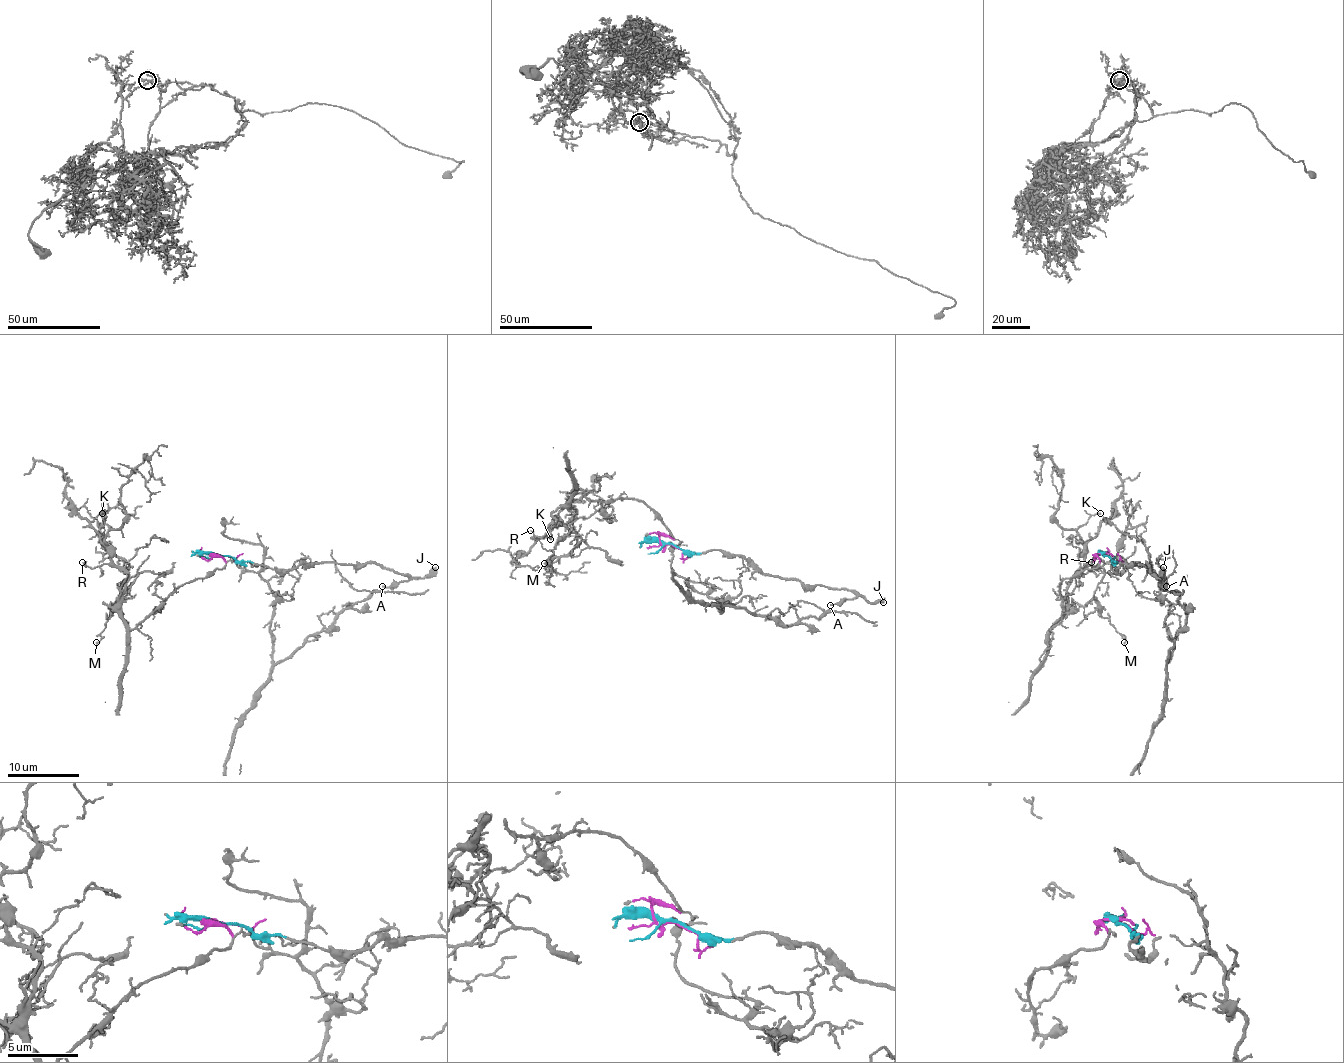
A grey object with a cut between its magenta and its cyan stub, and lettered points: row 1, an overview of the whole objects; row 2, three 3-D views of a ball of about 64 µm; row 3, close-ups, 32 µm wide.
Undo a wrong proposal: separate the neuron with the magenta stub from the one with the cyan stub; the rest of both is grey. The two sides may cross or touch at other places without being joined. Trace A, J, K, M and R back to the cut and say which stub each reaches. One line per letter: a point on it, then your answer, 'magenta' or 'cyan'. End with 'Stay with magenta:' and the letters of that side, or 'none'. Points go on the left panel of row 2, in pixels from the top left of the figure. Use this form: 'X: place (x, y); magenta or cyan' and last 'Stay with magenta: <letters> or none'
A: place (382, 586); cyan
J: place (435, 567); cyan
K: place (102, 513); magenta
M: place (96, 642); magenta
R: place (82, 562); magenta
Stay with magenta: K, M, R

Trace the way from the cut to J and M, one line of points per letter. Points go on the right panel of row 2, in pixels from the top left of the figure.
J: (1106, 556), (1115, 569), (1137, 562), (1164, 578), (1164, 567)
M: (1106, 555), (1063, 580), (1063, 618), (1050, 628), (1075, 603), (1093, 600), (1124, 643)

